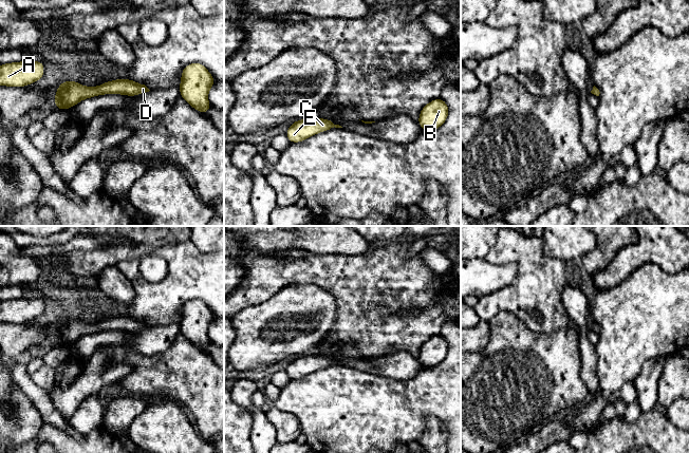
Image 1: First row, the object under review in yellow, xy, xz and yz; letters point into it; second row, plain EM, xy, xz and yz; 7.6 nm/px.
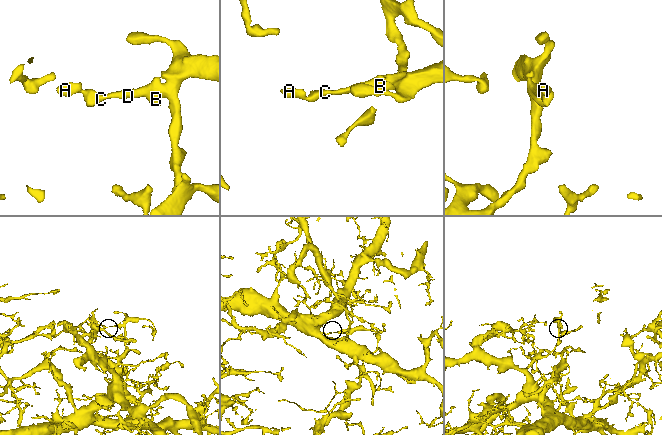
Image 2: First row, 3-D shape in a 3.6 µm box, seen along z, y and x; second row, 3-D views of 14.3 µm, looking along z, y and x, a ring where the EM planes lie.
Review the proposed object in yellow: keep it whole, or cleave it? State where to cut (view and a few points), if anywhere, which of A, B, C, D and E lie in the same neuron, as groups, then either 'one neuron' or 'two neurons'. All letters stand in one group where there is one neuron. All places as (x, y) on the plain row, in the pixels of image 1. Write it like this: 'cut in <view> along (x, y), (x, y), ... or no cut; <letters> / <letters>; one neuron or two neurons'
no cut; A B C D E; one neuron

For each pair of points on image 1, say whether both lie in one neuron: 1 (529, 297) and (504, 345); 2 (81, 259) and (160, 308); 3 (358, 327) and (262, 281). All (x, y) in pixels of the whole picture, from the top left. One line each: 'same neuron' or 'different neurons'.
1: different neurons
2: different neurons
3: same neuron

